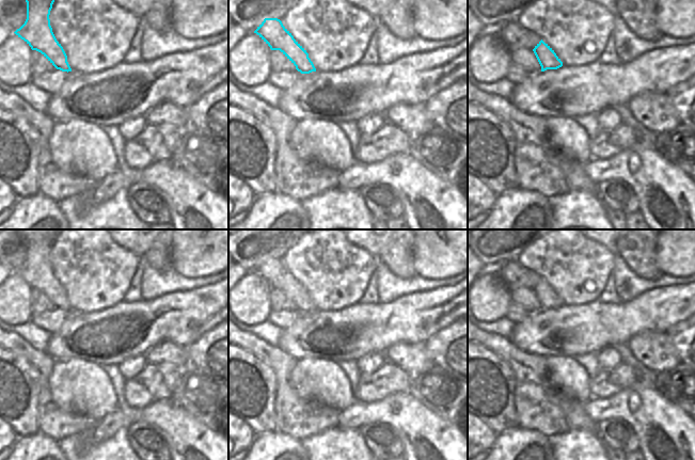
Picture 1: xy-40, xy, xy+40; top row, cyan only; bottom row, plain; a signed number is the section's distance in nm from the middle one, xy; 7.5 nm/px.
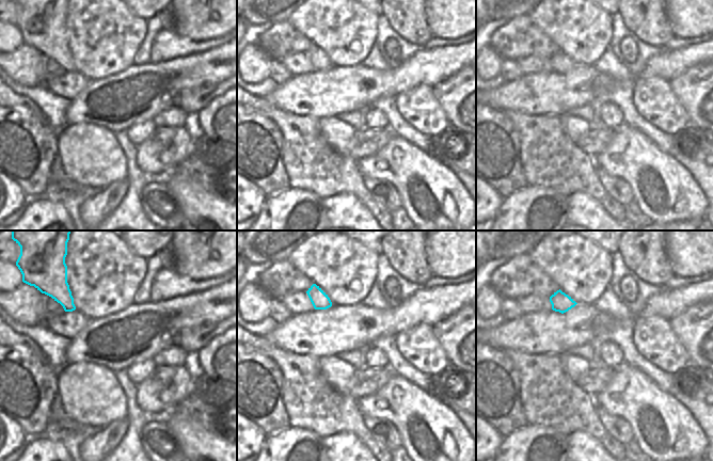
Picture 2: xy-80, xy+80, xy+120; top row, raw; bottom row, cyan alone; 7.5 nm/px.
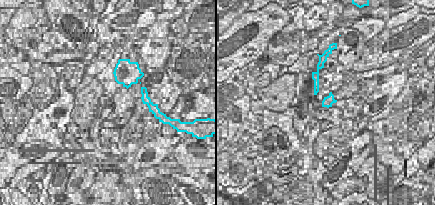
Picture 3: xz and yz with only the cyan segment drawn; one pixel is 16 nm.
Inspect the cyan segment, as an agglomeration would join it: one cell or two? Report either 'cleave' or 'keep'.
keep

